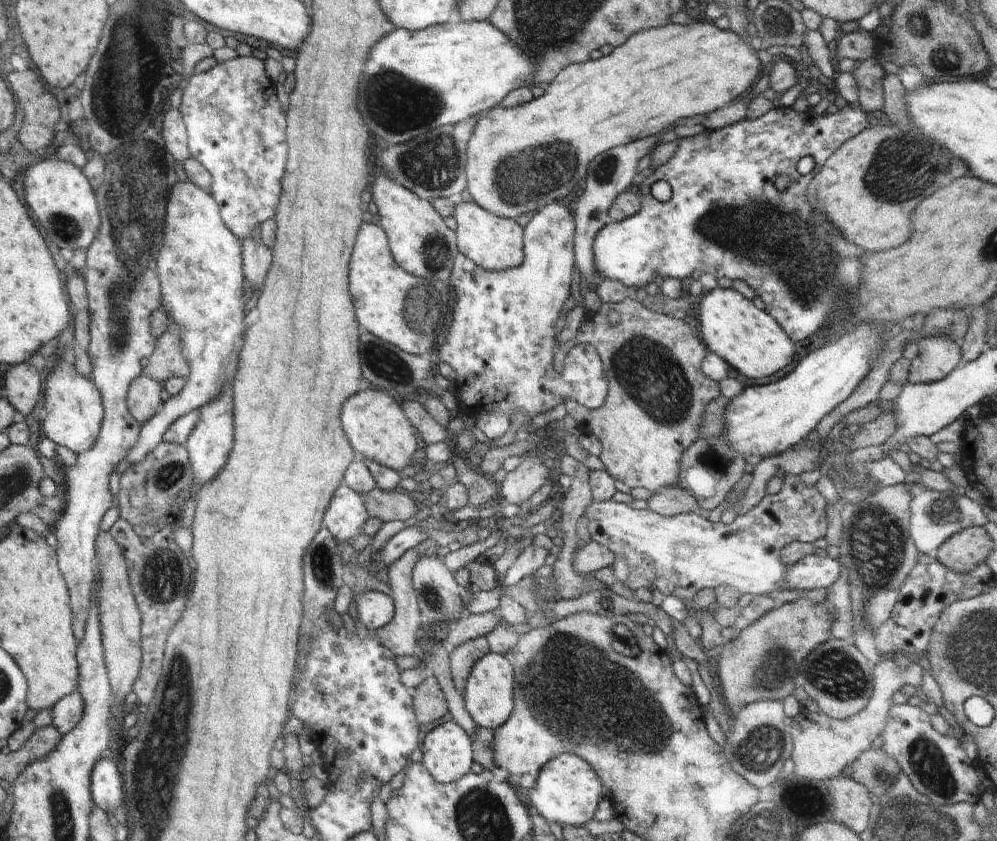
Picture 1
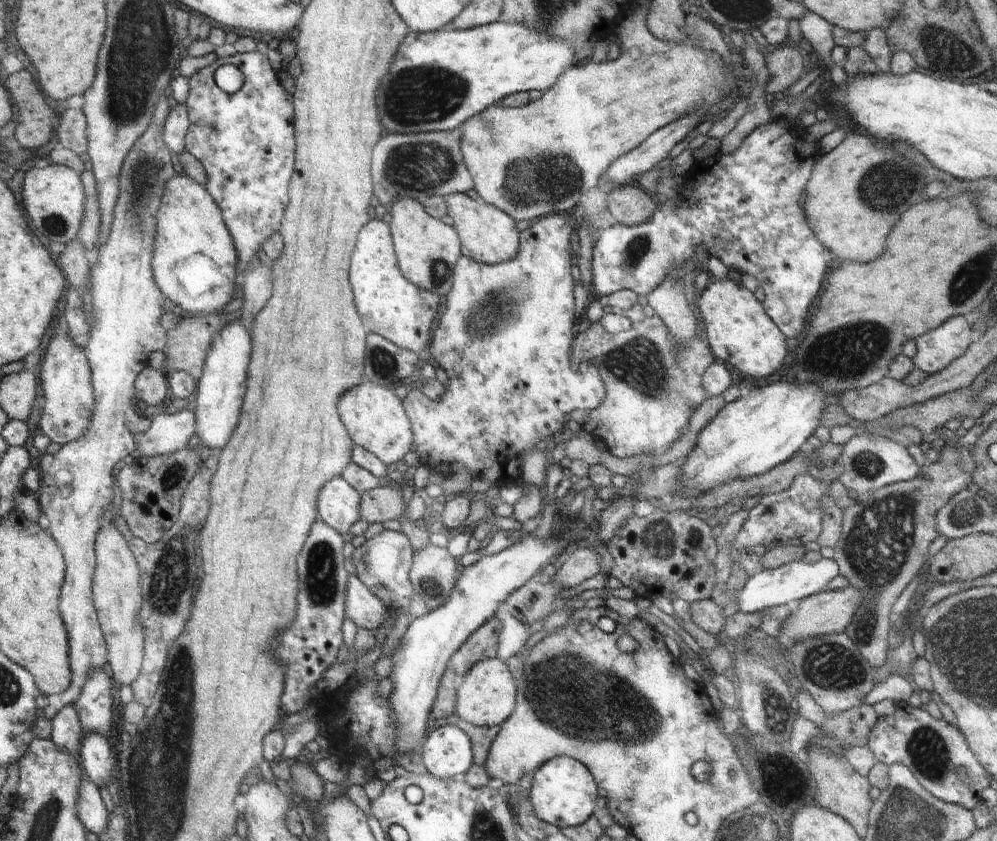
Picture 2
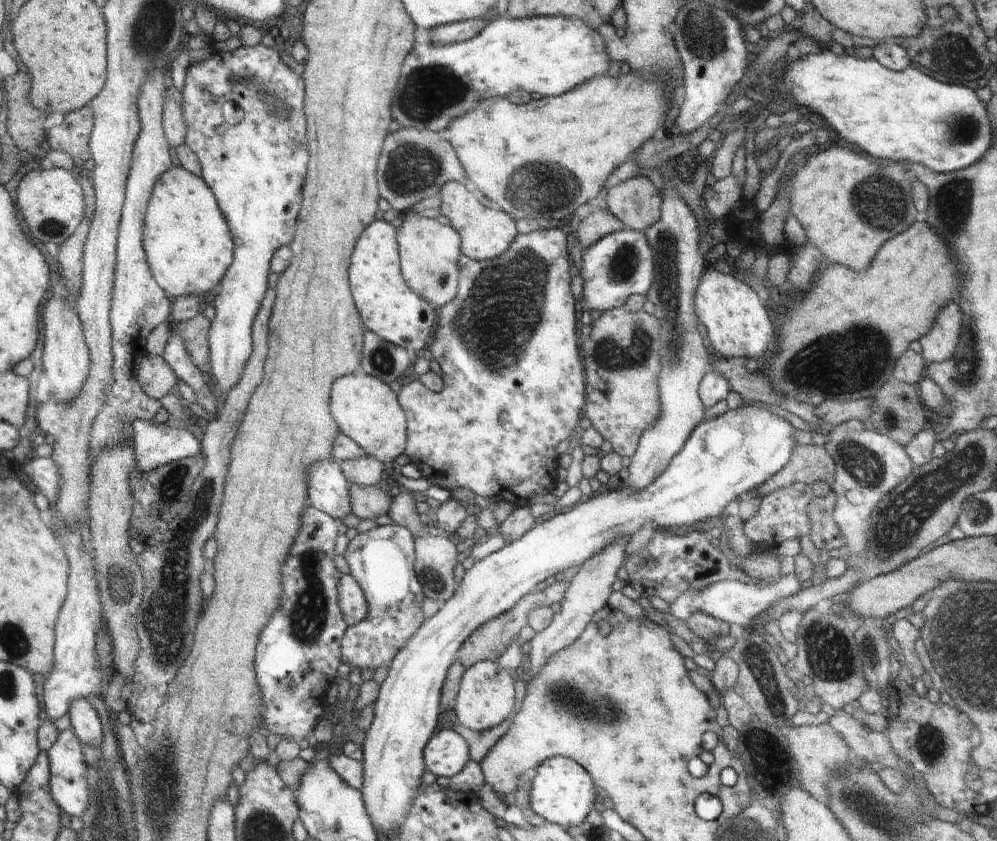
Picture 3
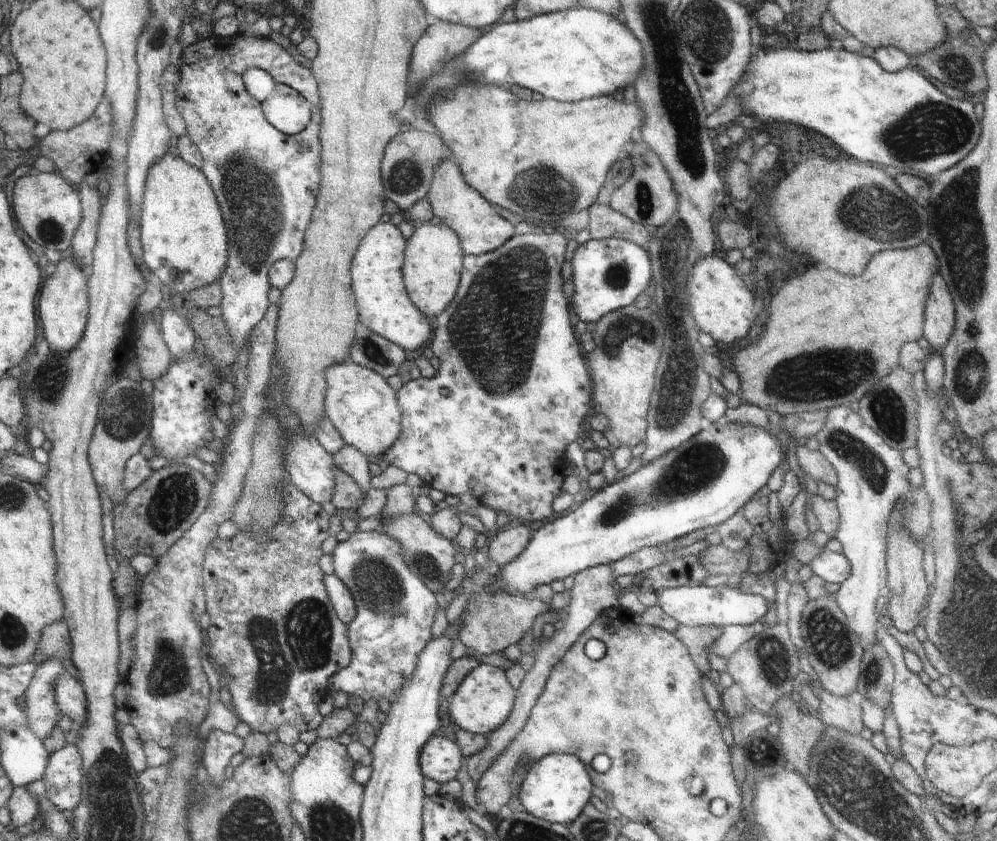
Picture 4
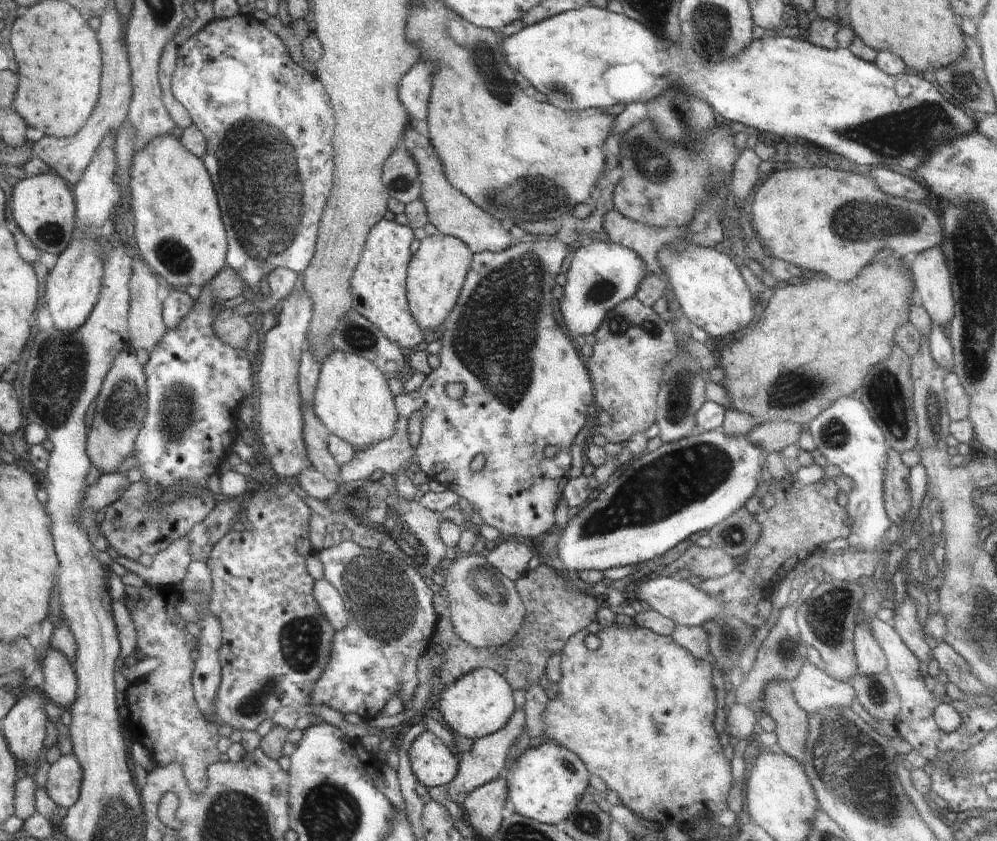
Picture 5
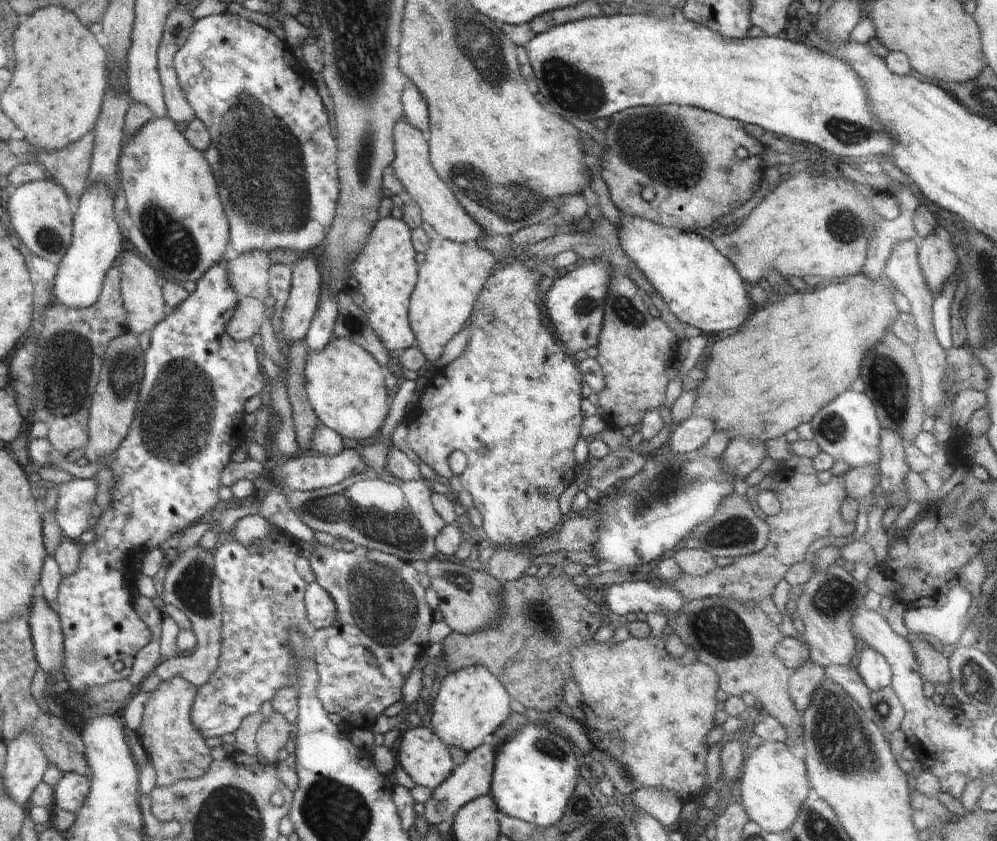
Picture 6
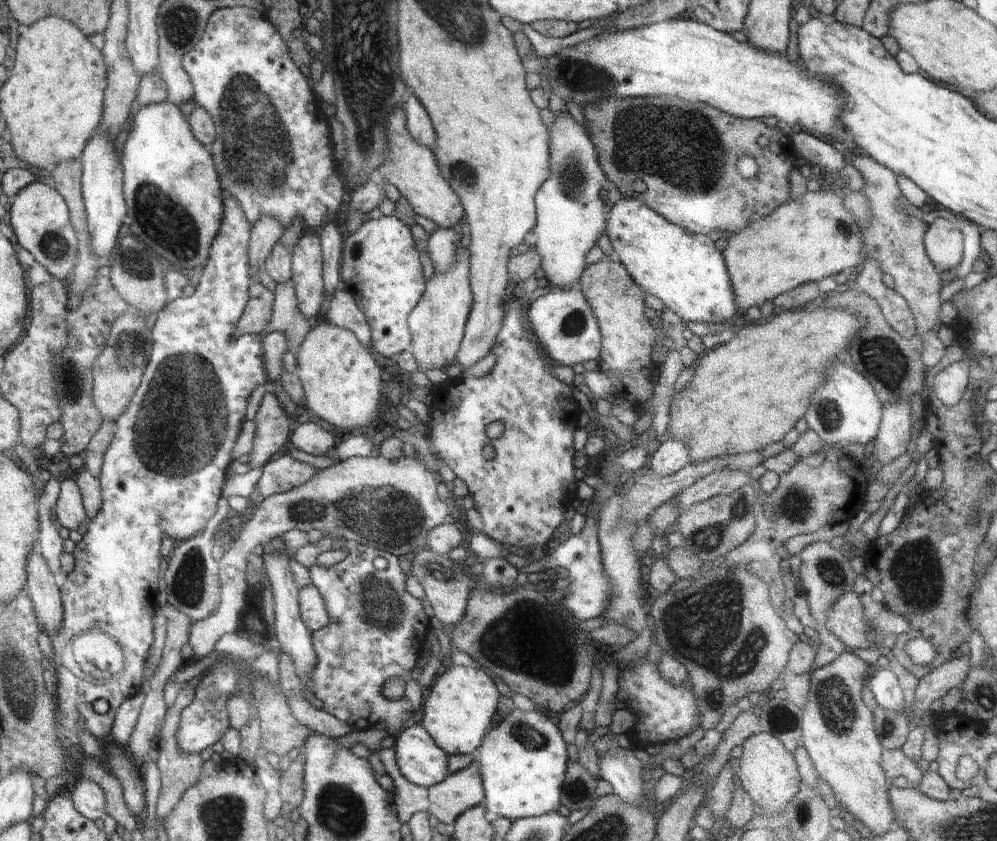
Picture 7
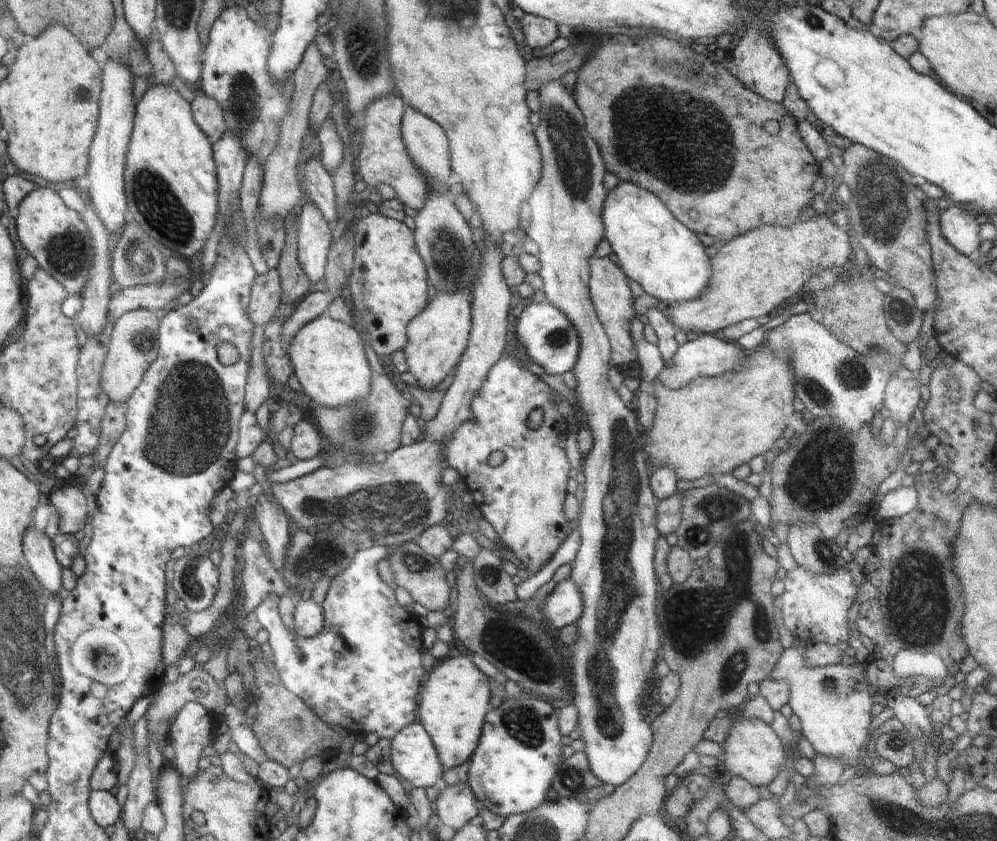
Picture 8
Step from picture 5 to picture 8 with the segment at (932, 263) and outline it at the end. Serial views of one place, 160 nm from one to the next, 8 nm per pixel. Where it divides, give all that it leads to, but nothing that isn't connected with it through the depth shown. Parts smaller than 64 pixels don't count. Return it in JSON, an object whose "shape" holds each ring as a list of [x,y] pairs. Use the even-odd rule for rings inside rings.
{"shape":[[[956,205],[942,209],[938,218],[944,238],[963,255],[968,256],[981,248],[978,238],[978,228],[981,226],[976,222],[974,214]]]}

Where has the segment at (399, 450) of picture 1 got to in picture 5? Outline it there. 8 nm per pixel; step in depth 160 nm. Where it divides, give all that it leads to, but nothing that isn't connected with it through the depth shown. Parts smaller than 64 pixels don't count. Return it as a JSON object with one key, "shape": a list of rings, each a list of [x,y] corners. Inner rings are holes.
{"shape":[[[332,351],[321,363],[319,381],[314,391],[313,410],[332,435],[346,439],[352,446],[372,446],[396,432],[398,414],[384,373],[370,359]]]}

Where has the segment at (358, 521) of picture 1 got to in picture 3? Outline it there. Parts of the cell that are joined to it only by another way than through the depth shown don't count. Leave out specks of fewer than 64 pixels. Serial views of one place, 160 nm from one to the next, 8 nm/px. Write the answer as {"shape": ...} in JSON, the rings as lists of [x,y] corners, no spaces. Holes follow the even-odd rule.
{"shape":[[[334,458],[315,462],[308,470],[308,502],[332,518],[342,520],[352,510],[350,484]]]}

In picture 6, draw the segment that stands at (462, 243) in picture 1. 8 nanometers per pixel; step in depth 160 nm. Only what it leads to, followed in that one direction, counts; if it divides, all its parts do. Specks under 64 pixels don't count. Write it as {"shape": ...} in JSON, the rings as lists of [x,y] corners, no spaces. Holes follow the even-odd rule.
{"shape":[[[407,120],[398,122],[393,134],[396,160],[392,162],[391,169],[403,184],[405,191],[418,203],[421,208],[422,220],[428,222],[442,238],[454,242],[466,243],[476,240],[481,235],[486,235],[483,228],[458,202],[452,188],[437,174],[432,159],[429,157],[429,143],[424,139],[424,134]]]}

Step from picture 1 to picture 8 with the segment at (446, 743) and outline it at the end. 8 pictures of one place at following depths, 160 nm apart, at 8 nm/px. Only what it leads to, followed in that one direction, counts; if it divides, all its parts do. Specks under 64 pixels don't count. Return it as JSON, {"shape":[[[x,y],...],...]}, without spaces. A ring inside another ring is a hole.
{"shape":[[[420,721],[406,725],[391,739],[391,761],[396,775],[411,788],[427,789],[442,776],[436,747]]]}

